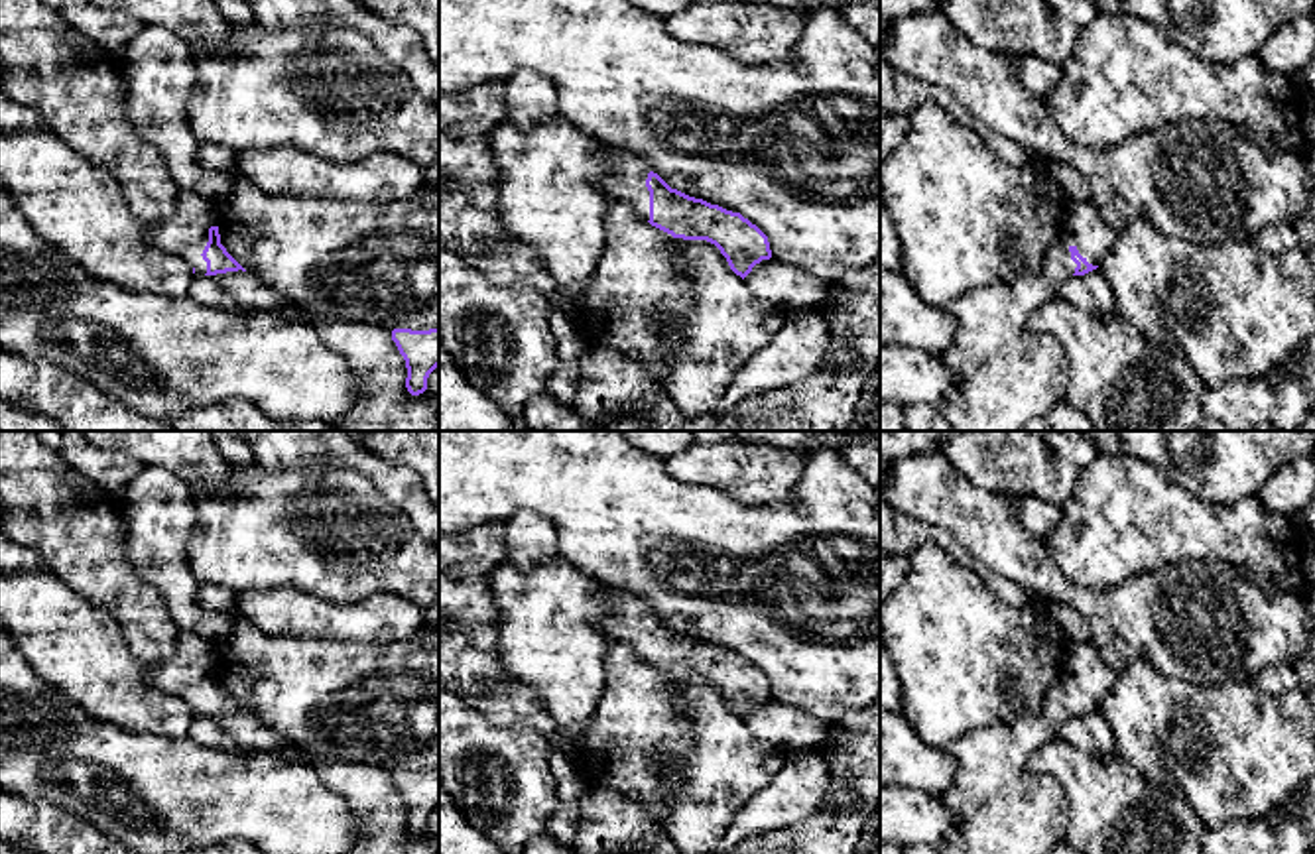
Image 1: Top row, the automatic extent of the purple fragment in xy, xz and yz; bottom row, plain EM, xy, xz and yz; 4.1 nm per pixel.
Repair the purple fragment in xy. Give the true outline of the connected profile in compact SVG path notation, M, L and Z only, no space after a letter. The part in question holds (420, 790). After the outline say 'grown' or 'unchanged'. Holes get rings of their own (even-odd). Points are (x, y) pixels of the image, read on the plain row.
M439 767L429 771L394 769L392 781L406 801L406 828L411 836L427 830L429 815L439 807Z; unchanged

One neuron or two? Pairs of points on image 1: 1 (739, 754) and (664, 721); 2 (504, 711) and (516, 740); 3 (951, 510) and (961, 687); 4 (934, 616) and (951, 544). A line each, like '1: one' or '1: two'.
1: two
2: two
3: two
4: two

